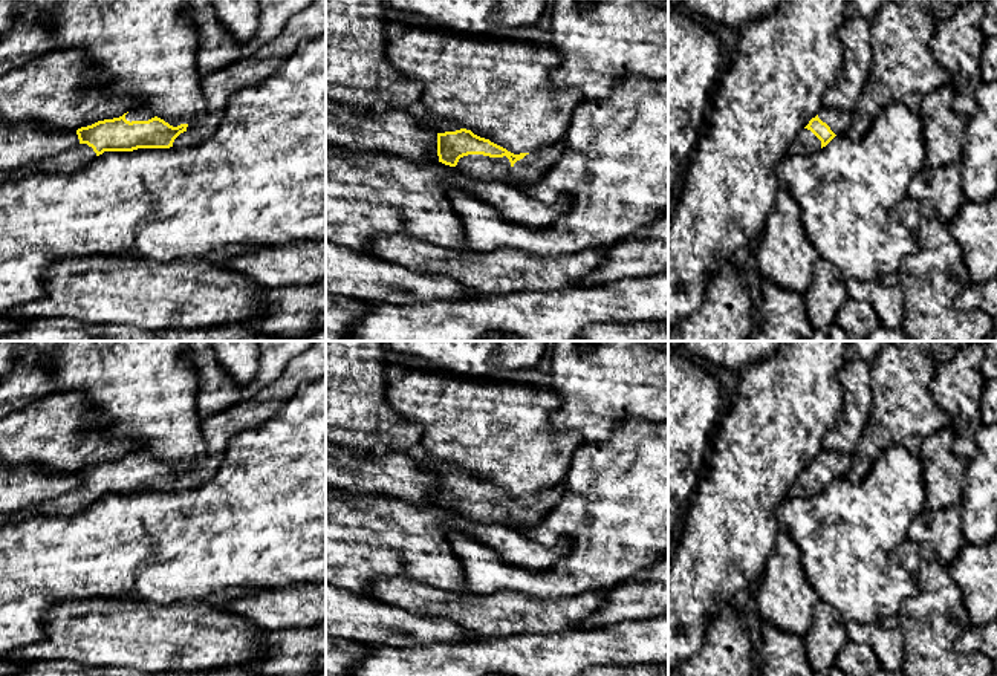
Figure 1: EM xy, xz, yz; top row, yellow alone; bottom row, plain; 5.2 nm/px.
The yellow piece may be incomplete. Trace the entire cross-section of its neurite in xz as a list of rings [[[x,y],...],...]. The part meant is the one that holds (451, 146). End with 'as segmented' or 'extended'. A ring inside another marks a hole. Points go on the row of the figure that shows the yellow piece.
[[[419,106],[408,112],[437,133],[439,162],[485,182],[535,184],[557,162],[564,148],[564,139],[561,139],[540,151],[514,154],[453,121],[424,112]]]; extended

